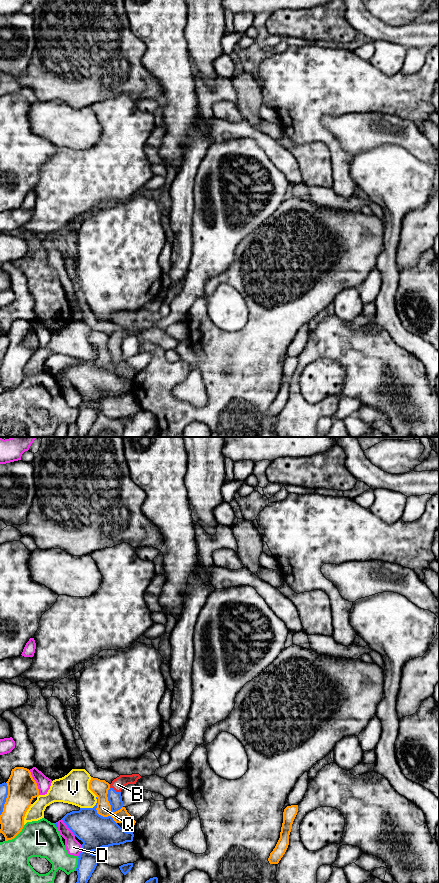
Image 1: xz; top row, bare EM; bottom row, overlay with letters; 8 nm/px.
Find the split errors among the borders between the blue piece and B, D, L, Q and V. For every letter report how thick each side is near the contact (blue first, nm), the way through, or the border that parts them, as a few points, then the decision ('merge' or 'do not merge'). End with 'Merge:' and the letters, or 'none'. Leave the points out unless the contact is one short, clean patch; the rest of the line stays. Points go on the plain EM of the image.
B: 110/100 nm | across xz (115, 351), (114, 342), (117, 336) | merge
D: 280/120 nm | along xz (61, 371), (75, 387) | do not merge
L: 200/200 nm | do not merge
Q: 280/130 nm | do not merge
V: 280/240 nm | do not merge
Merge: B

